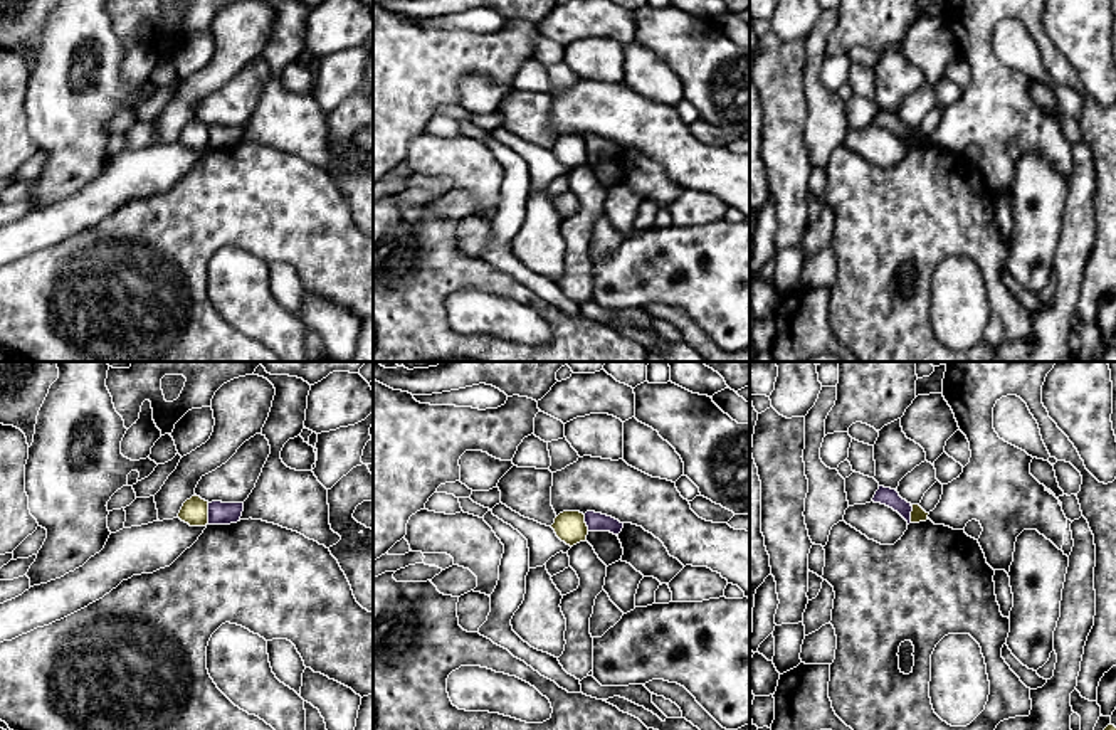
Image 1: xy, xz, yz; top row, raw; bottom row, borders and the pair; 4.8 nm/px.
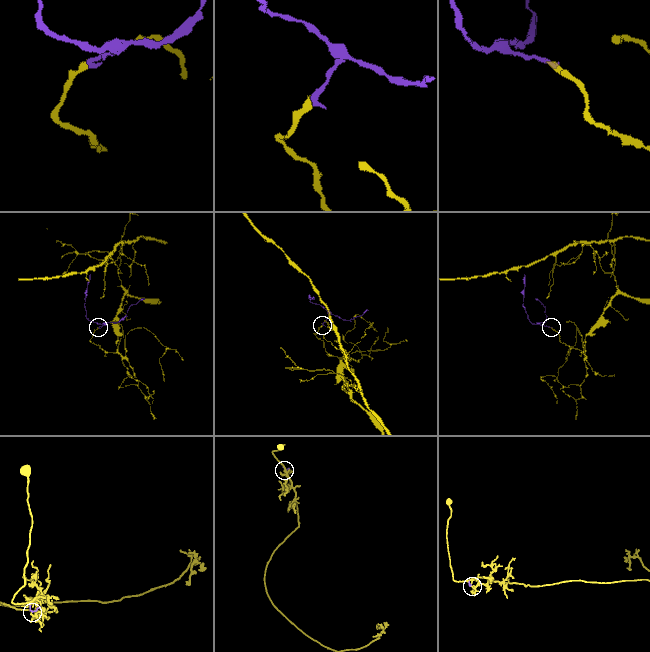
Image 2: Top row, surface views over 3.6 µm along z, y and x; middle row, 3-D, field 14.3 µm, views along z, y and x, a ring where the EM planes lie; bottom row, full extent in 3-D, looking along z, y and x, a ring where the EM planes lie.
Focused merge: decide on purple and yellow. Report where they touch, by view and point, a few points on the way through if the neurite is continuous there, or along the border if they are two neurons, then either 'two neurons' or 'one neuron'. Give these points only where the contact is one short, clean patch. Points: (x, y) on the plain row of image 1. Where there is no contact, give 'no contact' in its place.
contact xy (209, 137); border xy (207, 126), (209, 147); two neurons

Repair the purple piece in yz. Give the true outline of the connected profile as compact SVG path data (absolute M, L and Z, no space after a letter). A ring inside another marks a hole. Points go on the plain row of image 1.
M879 109L872 124L892 131L908 145L908 148L911 146L913 130L911 130L911 126L903 123L896 113Z

